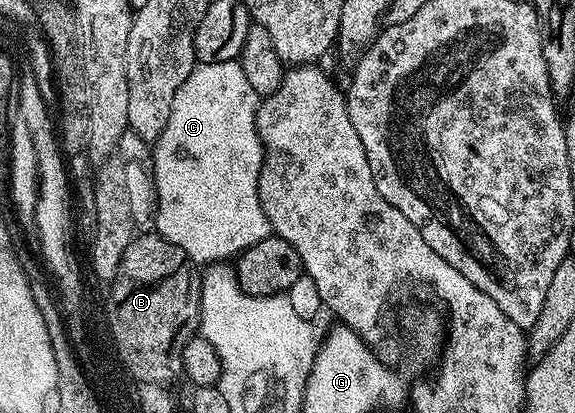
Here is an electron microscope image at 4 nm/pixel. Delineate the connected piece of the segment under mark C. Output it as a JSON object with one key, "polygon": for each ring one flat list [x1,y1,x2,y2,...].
{"polygon":[[237,60,198,64,176,90,164,130,152,144,156,215,152,224,158,235,172,242,186,256,201,266,222,262,247,252,256,242,268,238,272,229,260,206,258,179,264,153,256,130,260,97,252,90,248,77]]}

